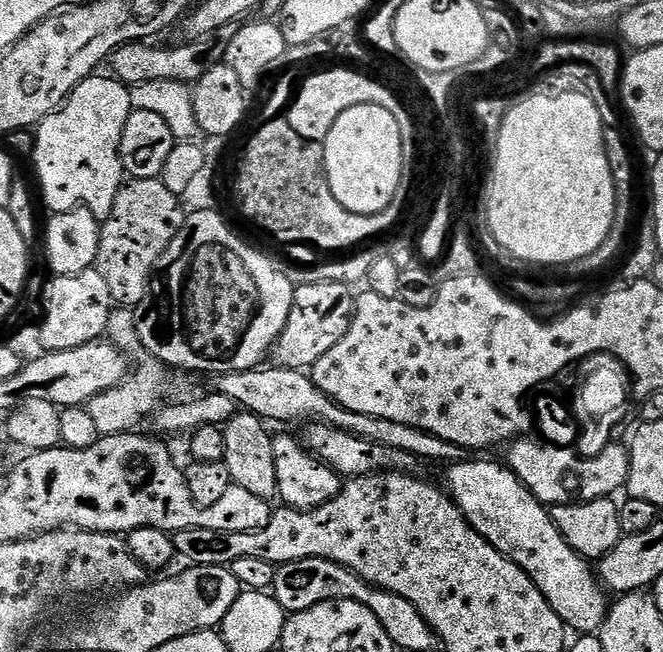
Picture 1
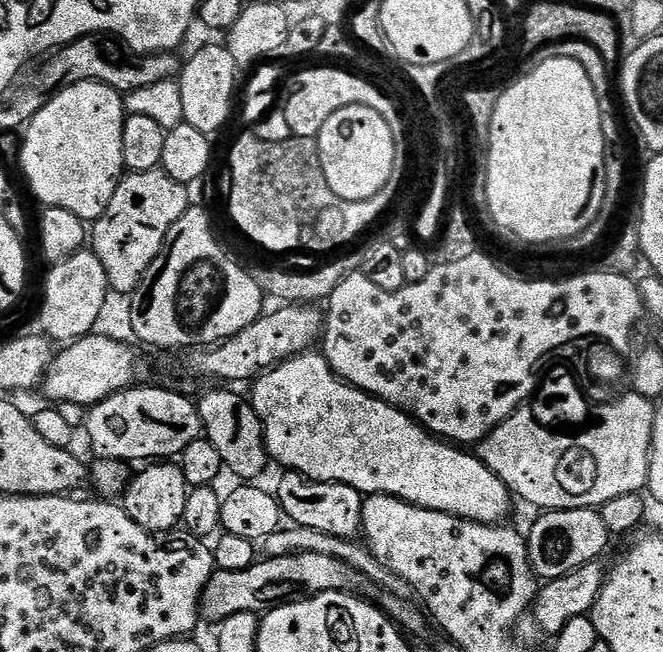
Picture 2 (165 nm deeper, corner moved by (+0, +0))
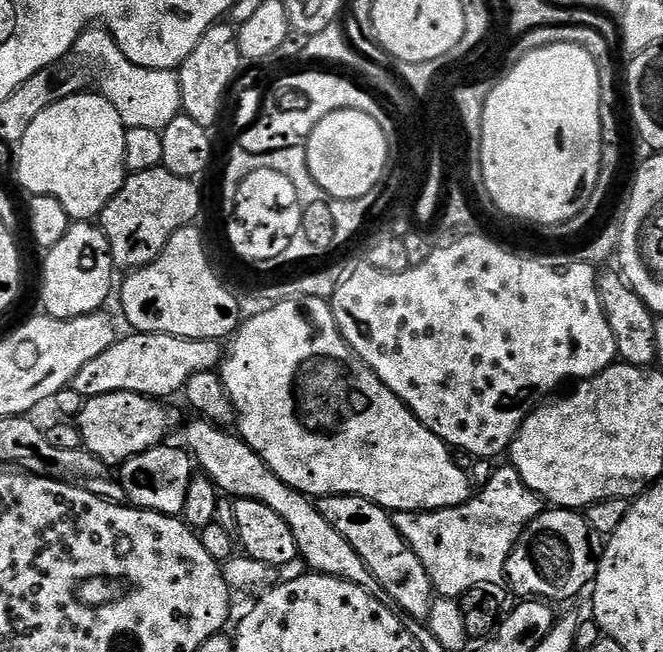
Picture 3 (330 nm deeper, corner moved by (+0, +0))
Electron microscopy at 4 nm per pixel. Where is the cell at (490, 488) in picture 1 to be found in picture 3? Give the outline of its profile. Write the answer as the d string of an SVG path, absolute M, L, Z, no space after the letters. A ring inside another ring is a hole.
M295 296L292 300L275 303L273 309L266 314L250 317L241 323L231 337L226 348L226 355L218 369L220 380L226 386L226 394L230 394L230 402L234 402L236 419L238 421L238 435L245 440L255 452L263 458L266 466L282 478L294 490L305 492L307 496L319 498L321 496L361 496L378 506L393 512L433 512L443 508L453 508L464 504L473 495L474 488L468 485L468 476L456 465L453 449L444 443L426 427L424 423L407 408L406 405L354 354L354 350L342 338L338 330L338 322L334 322L331 303L322 297Z

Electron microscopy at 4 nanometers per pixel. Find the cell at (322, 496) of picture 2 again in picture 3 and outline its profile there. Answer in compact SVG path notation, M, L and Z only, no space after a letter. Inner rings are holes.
M321 496L315 503L322 518L326 518L326 522L330 522L330 526L334 526L334 530L338 530L338 534L342 534L358 554L362 554L362 562L370 566L370 574L378 578L388 600L408 620L427 621L434 601L432 583L426 574L426 566L418 562L418 554L414 554L406 538L398 534L388 509L361 496Z

